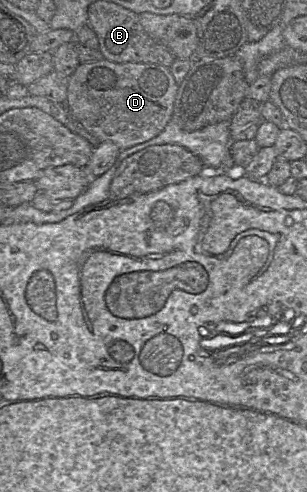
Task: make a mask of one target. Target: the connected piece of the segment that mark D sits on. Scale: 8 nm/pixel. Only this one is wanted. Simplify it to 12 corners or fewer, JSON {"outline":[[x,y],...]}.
{"outline":[[80,63],[65,106],[122,151],[163,131],[178,85],[161,64]]}

